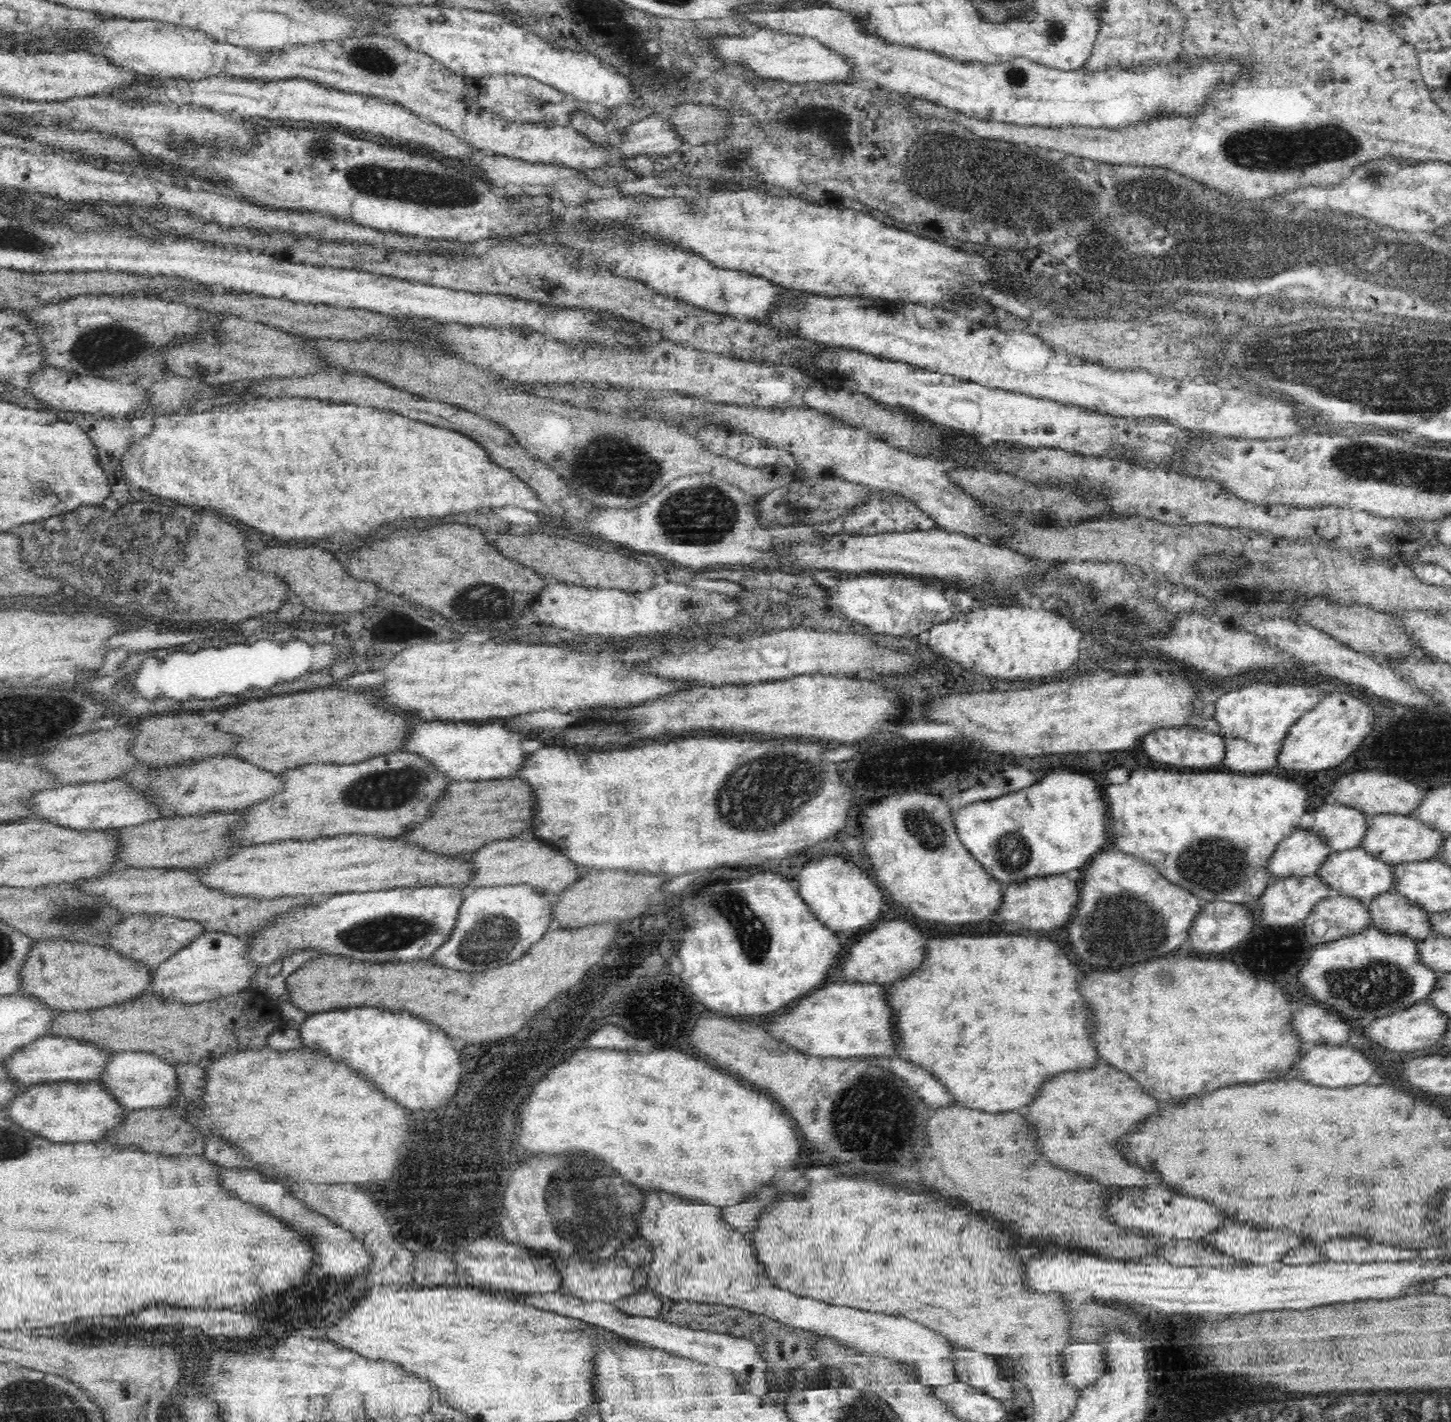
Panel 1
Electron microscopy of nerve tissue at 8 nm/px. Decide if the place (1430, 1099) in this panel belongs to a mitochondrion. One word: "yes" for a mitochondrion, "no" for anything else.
no

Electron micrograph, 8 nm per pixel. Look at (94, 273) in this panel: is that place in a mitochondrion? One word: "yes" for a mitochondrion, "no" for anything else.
no

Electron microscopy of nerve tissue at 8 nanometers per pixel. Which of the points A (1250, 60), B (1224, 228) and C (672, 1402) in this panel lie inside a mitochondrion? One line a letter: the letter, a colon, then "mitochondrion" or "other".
A: other
B: mitochondrion
C: other

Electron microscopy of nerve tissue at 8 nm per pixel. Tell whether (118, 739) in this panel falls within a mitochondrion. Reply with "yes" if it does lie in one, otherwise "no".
no

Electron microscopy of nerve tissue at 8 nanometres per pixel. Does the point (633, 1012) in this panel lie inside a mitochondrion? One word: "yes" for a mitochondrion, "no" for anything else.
no

